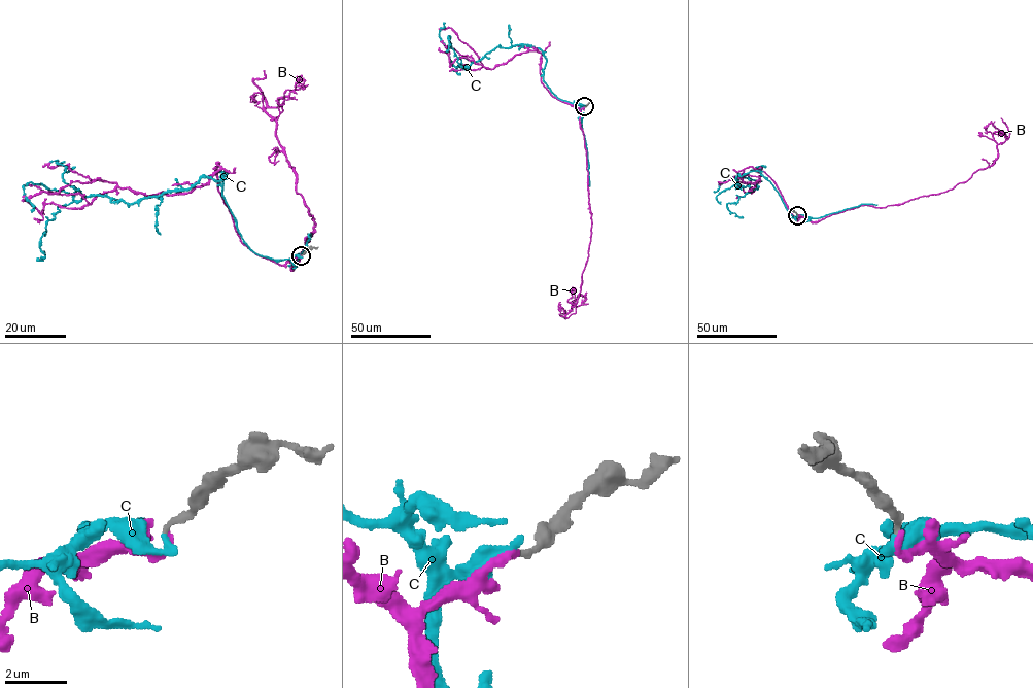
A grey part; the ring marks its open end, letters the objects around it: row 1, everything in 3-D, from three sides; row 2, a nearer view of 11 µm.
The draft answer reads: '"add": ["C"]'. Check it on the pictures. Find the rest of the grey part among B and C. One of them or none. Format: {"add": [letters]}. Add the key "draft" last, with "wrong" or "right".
{"add": ["C"], "draft": "right"}

